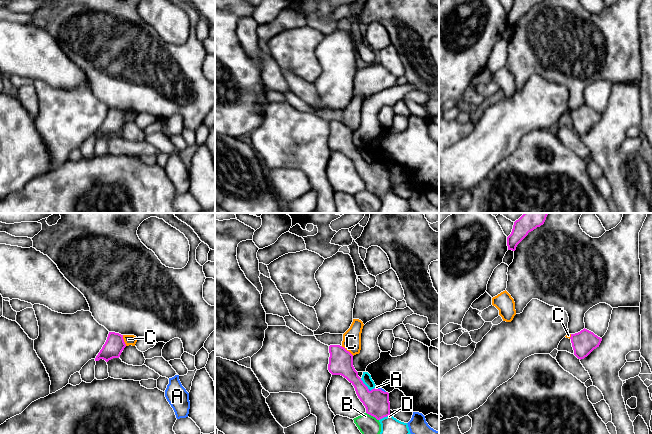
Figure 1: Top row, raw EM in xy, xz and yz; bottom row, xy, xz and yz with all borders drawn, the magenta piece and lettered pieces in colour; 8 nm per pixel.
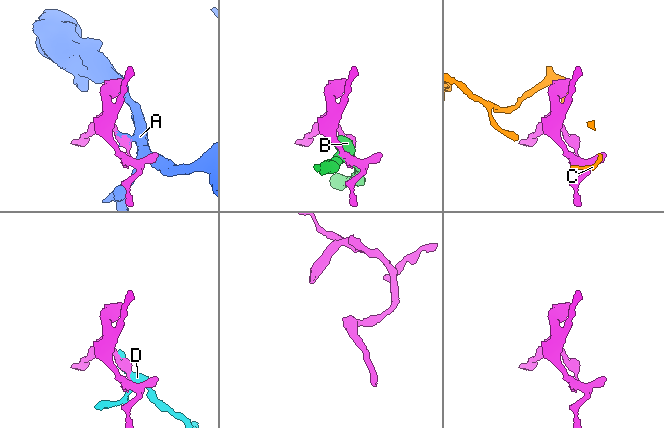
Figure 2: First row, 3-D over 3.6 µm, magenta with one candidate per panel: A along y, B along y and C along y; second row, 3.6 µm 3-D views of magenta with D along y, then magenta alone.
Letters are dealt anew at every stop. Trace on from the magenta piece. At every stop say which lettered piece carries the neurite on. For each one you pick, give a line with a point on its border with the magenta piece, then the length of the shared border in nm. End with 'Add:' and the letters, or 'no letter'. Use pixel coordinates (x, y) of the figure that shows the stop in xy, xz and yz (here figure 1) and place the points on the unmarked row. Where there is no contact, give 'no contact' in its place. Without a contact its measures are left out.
A: meets magenta in xz at (380, 165); contact 100 nm long
Add: A

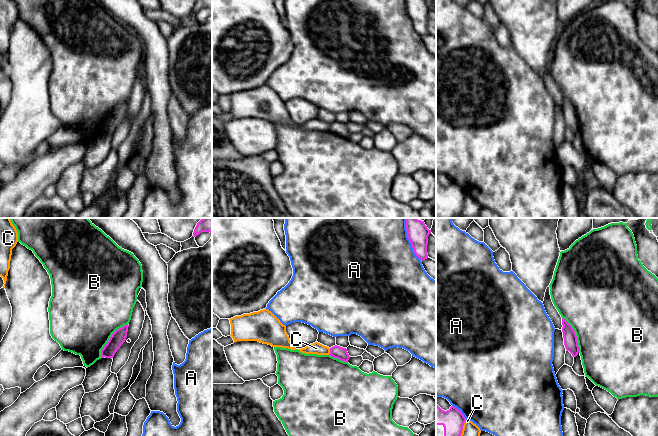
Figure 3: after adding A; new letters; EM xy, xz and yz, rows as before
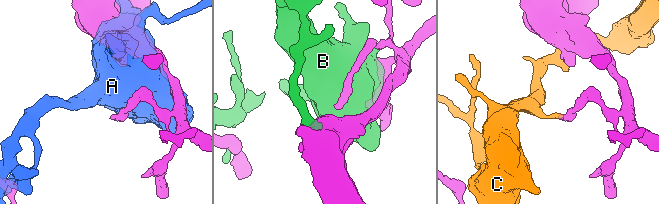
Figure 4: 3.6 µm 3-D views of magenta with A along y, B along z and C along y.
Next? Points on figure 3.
Add: no letter

